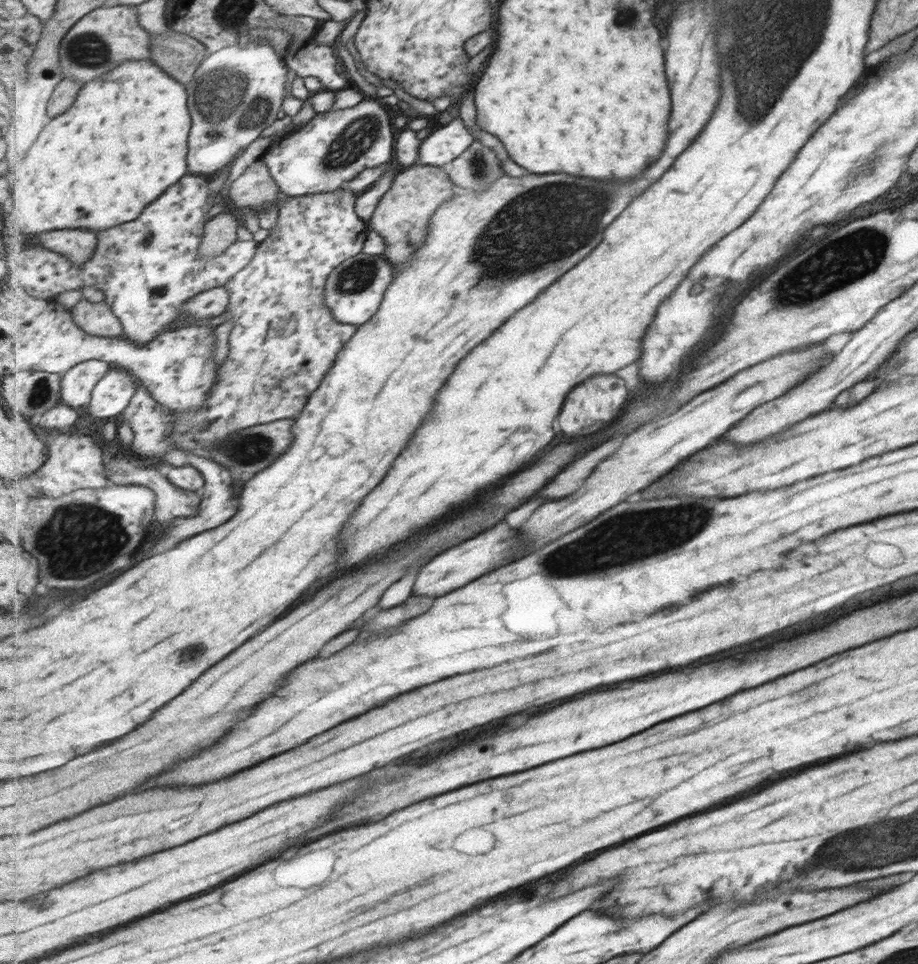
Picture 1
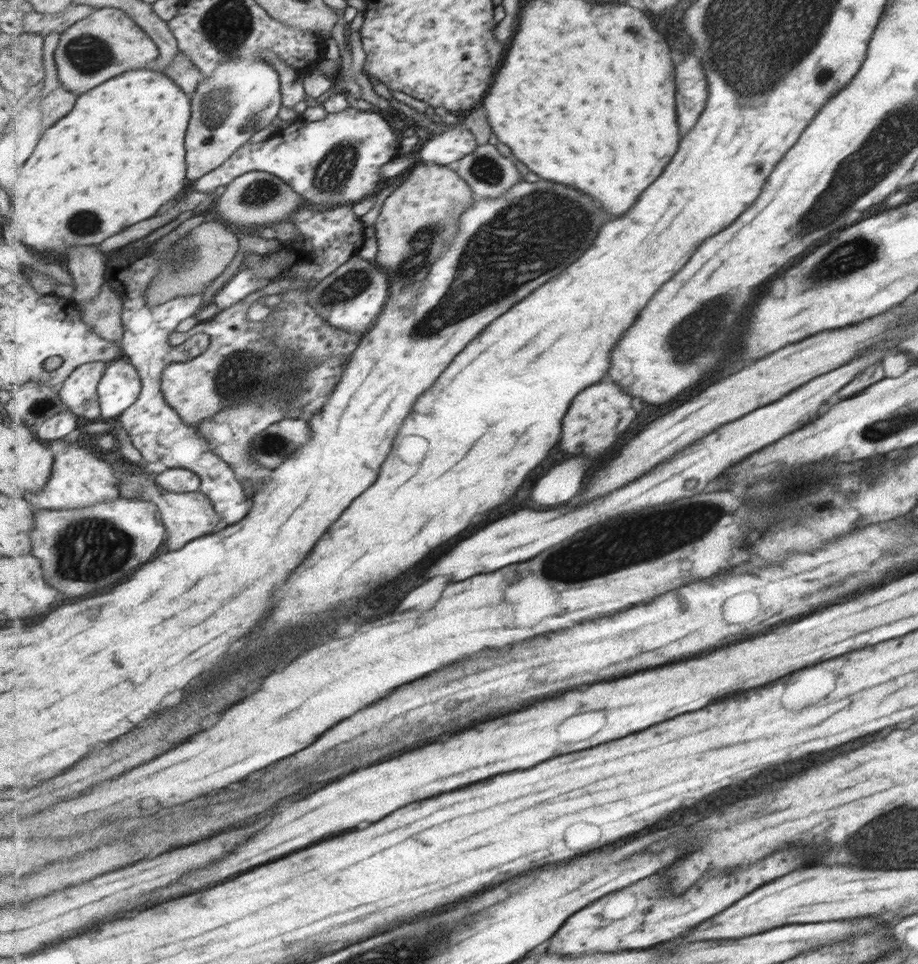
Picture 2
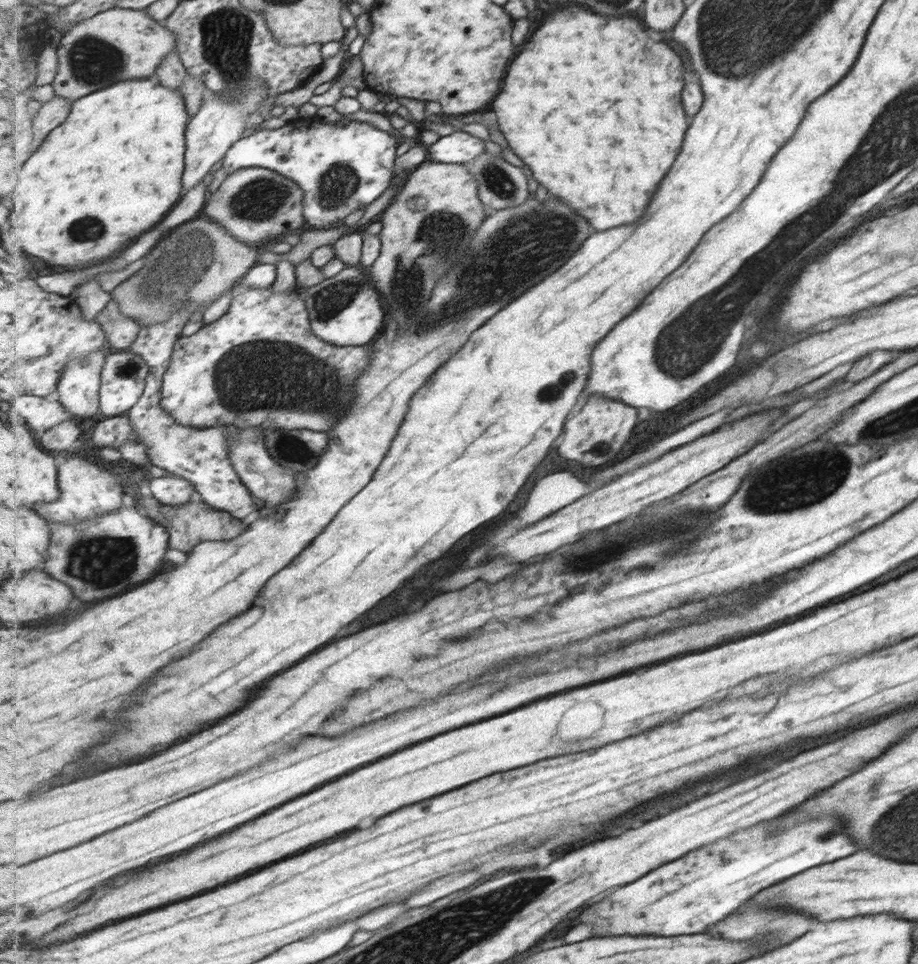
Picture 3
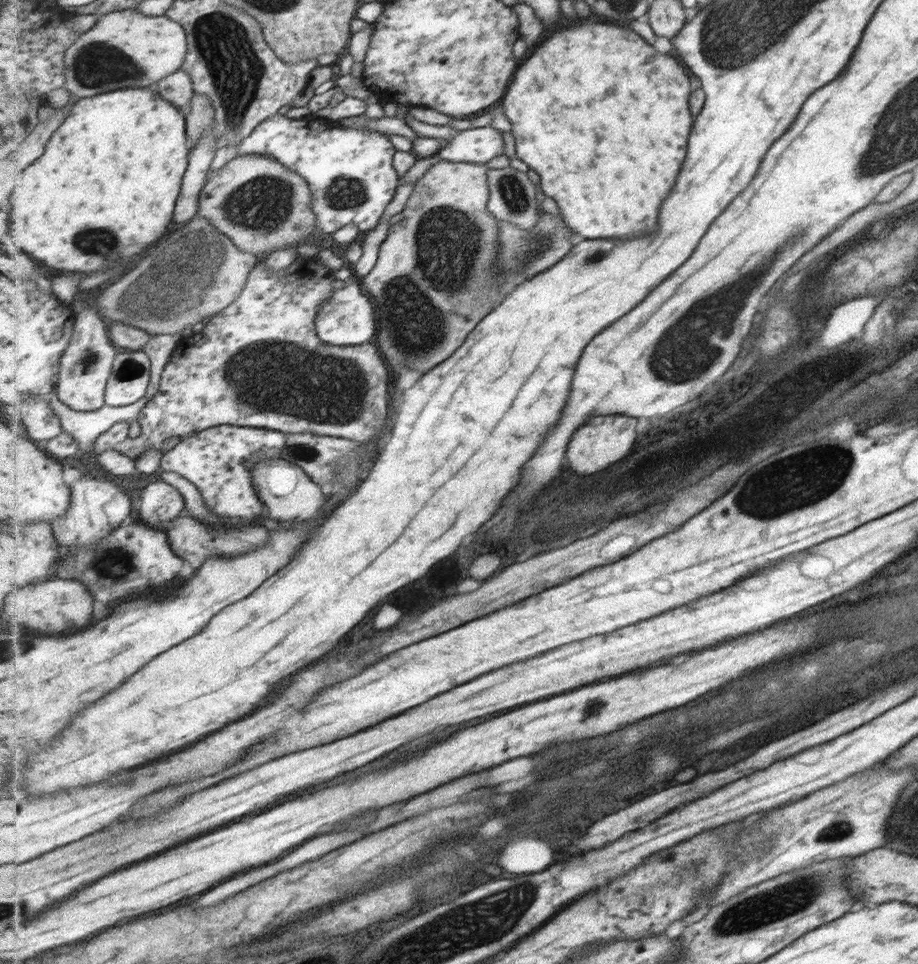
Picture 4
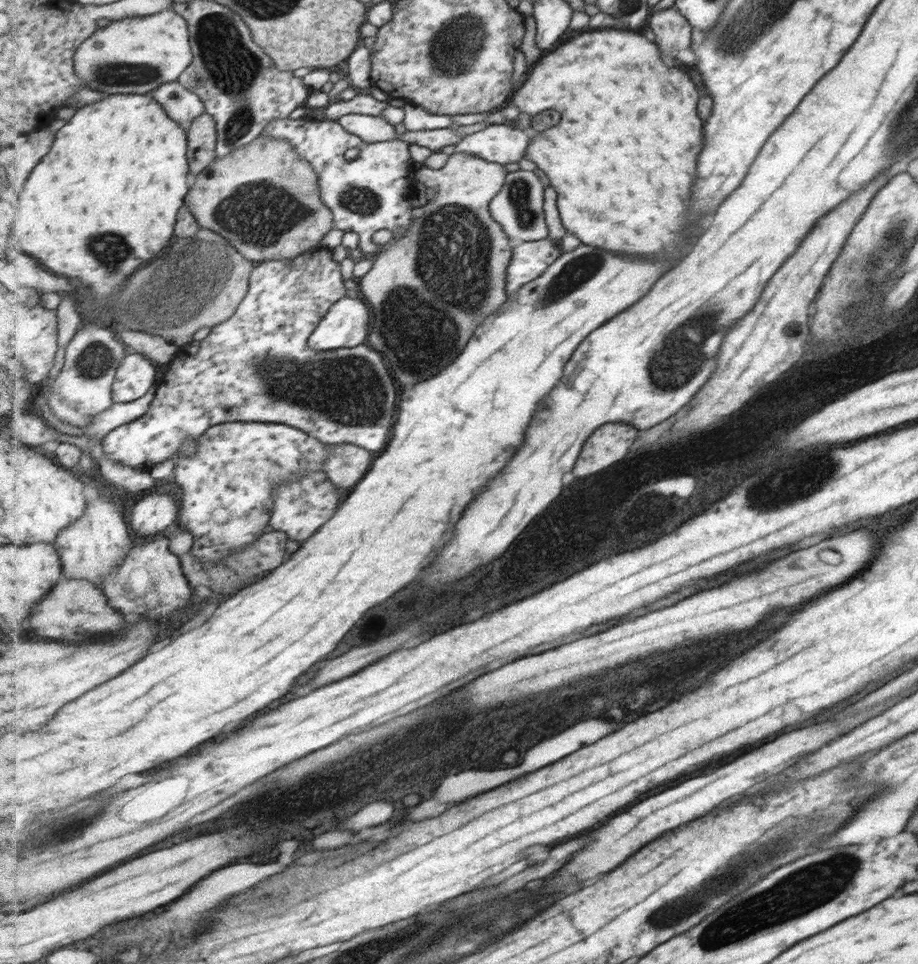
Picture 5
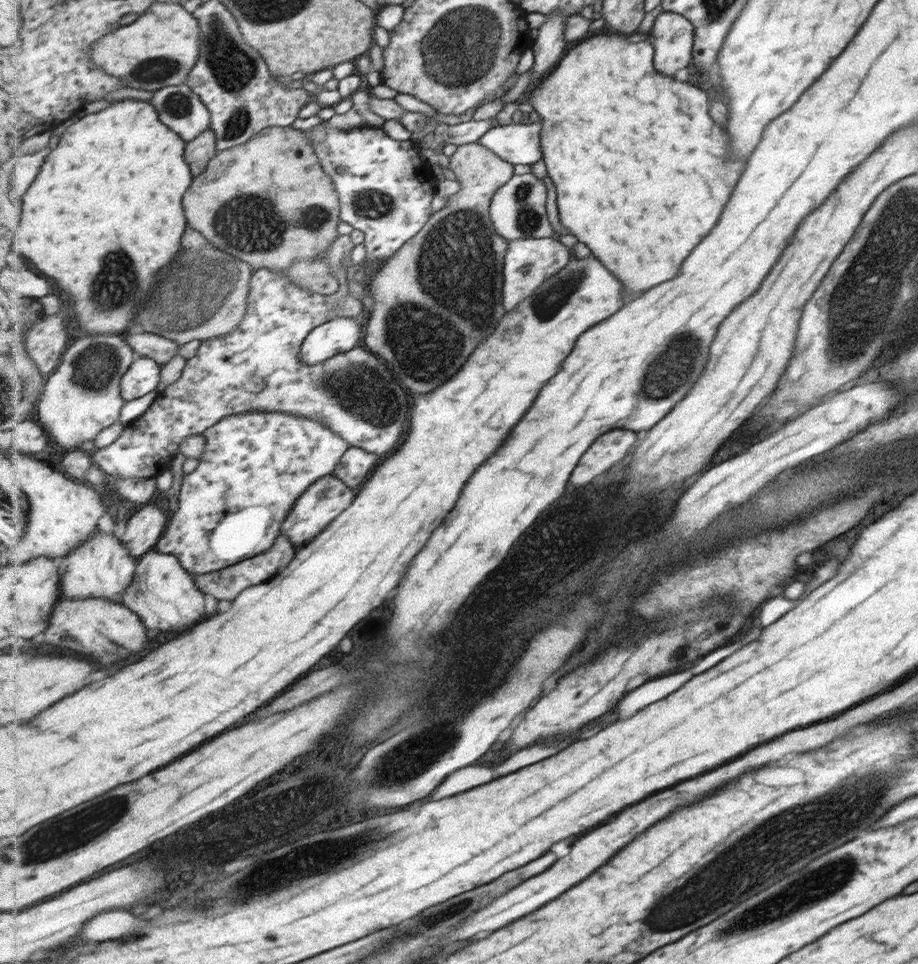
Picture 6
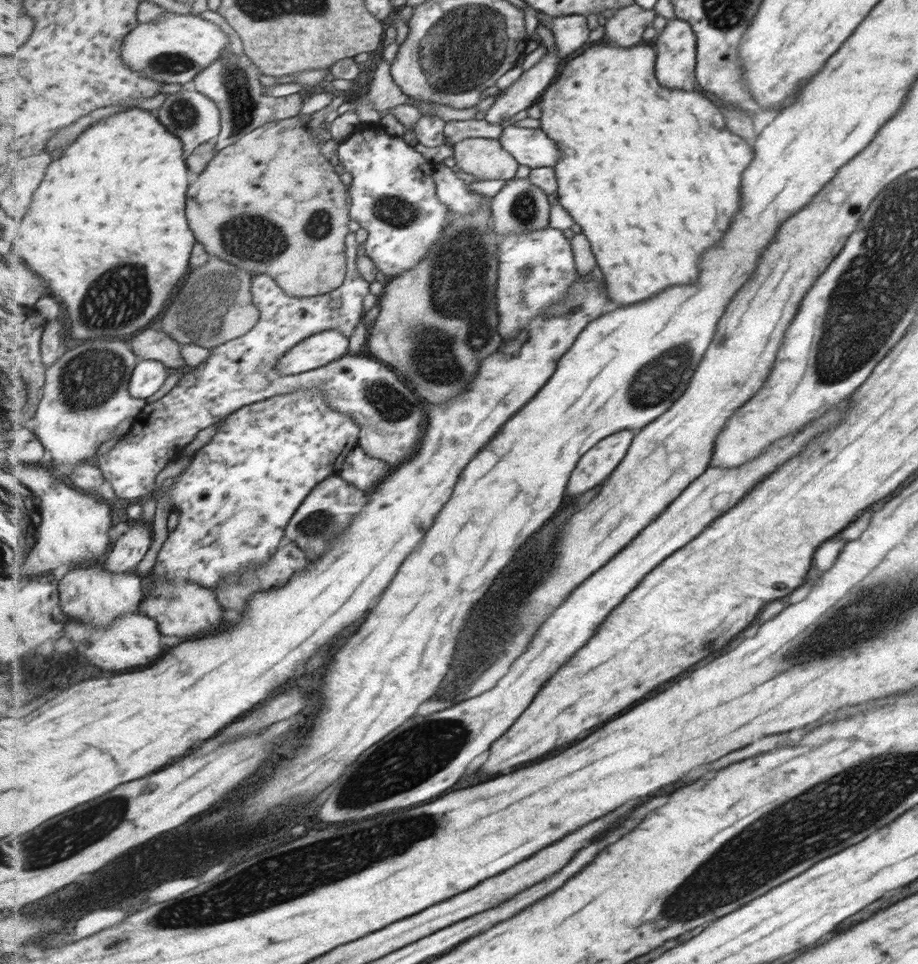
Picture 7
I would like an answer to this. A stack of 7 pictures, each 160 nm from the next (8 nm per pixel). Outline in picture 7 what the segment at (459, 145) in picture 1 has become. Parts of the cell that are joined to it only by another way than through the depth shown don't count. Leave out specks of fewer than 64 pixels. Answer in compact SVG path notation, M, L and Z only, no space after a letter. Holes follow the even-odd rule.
M509 125L498 139L520 164L530 168L554 167L562 155L558 144L541 127Z

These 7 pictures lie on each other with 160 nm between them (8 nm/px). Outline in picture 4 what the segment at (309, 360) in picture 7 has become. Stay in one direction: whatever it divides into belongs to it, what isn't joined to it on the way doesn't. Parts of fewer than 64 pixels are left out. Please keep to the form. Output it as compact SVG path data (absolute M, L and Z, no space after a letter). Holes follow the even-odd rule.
M357 274L351 275L345 282L340 282L333 290L330 299L319 307L316 328L319 339L333 346L358 346L369 342L377 334L376 306L371 298L363 294L361 284L357 282Z

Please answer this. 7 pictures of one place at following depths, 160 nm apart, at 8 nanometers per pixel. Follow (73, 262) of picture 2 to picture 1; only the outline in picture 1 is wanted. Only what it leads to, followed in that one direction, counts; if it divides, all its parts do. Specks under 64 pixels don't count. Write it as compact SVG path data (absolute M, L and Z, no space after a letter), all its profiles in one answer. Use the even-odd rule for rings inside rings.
M65 229L43 233L36 237L36 243L53 252L64 254L76 265L81 266L94 255L98 238L91 230Z

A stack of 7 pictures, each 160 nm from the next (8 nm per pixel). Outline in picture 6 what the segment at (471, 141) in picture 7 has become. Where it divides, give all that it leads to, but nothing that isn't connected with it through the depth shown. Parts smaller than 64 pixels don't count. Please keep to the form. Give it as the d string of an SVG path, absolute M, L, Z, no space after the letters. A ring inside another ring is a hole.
M478 142L458 146L450 156L448 168L460 183L460 190L449 199L444 209L433 213L423 232L405 243L384 262L372 279L368 279L366 287L370 296L367 305L372 306L372 311L366 319L364 346L367 344L373 353L391 366L401 383L412 392L427 394L441 382L455 376L455 372L459 372L467 362L467 356L471 356L481 344L479 340L491 336L499 322L507 318L508 310L503 300L503 269L510 241L496 231L490 206L498 190L512 180L515 174L513 165Z

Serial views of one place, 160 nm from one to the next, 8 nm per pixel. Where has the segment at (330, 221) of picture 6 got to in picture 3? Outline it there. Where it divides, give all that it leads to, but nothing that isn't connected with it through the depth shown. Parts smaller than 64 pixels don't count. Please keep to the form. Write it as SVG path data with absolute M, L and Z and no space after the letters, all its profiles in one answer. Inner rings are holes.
M261 167L243 168L227 176L202 212L222 224L238 241L255 247L279 234L298 233L310 227L304 215L304 191L297 182Z

